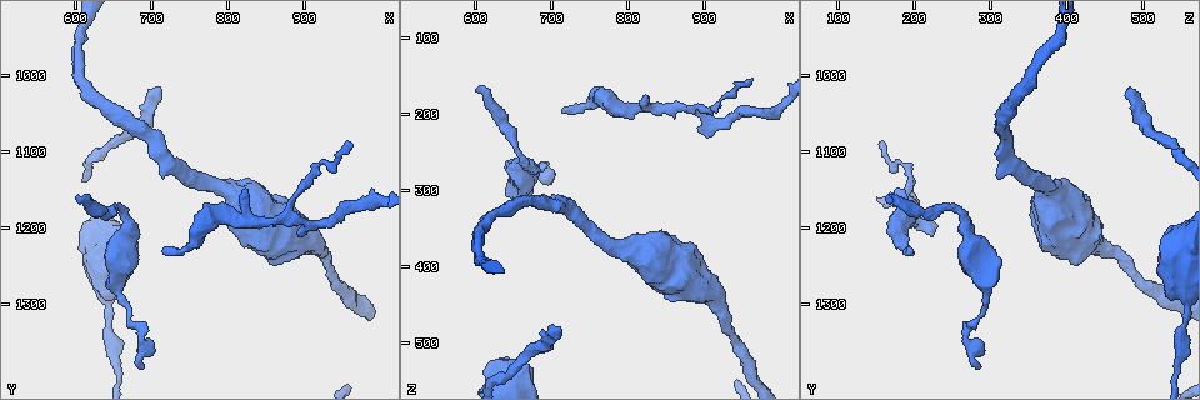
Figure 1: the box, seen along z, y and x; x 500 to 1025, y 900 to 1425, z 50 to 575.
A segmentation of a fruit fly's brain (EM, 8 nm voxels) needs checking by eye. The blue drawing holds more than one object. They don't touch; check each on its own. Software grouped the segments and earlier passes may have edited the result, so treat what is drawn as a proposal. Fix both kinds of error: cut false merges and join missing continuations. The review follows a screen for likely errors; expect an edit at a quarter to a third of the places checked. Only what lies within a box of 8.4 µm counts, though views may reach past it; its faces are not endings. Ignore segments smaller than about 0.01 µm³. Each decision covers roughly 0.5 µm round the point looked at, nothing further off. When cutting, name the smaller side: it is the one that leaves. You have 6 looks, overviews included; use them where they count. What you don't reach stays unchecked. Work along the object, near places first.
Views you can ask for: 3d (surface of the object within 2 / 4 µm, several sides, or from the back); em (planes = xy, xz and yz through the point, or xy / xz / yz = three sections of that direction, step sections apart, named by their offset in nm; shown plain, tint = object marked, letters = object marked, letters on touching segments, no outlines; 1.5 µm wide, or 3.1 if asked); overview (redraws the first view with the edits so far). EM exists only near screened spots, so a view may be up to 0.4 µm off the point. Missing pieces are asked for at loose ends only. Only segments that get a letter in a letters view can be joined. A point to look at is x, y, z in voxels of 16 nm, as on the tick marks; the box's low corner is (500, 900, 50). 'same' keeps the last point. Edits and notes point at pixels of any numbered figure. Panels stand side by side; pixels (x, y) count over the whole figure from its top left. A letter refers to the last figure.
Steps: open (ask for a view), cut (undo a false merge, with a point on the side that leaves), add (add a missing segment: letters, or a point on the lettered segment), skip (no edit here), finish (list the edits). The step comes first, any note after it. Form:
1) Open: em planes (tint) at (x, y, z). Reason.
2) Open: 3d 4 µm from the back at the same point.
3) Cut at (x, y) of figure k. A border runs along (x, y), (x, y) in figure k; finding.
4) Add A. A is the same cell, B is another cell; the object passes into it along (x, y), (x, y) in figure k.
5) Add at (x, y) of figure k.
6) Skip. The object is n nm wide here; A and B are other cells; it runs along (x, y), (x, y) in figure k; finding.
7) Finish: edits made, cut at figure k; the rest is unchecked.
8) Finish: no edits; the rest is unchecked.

Open: em xy step 8 (letters) at (915, 1230, 450).

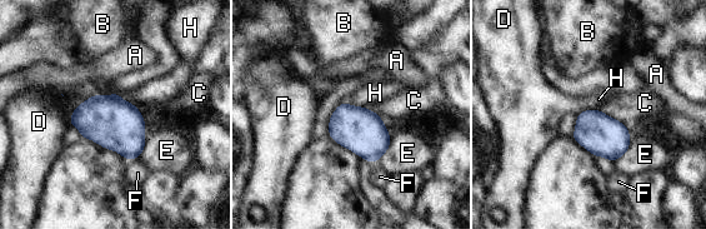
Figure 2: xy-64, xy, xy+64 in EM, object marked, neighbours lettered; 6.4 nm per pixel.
Skip. A, B, C, D, E, F and H are other cells; a border runs along (139, 157), (129, 162) in figure 2; all the same cell.

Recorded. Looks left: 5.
Open: em xy step 8 (tint) at (715, 1230, 190). Free end.

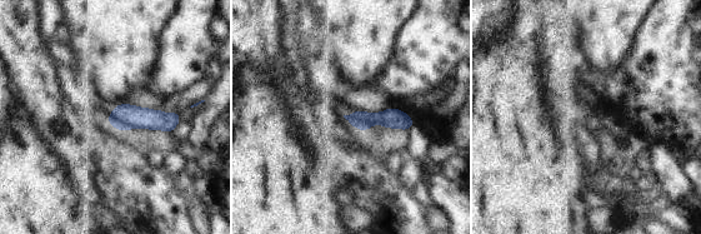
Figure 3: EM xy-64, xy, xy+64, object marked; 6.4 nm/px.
Open: em planes (letters) at the same point. Cut it another way.

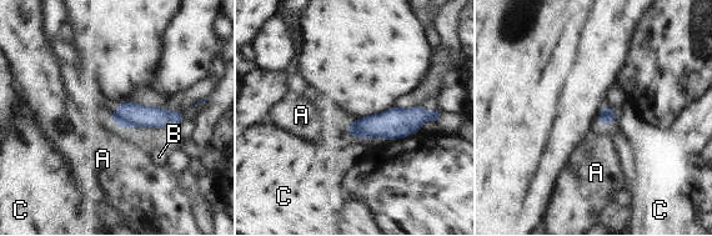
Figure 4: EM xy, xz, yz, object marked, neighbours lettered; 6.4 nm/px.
Skip. A, B and C are other cells; a border runs along (110, 119), (129, 131) in figure 4; none of them fits.

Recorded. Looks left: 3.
Open: 3d 4 µm at (825, 1150, 175). An open end.

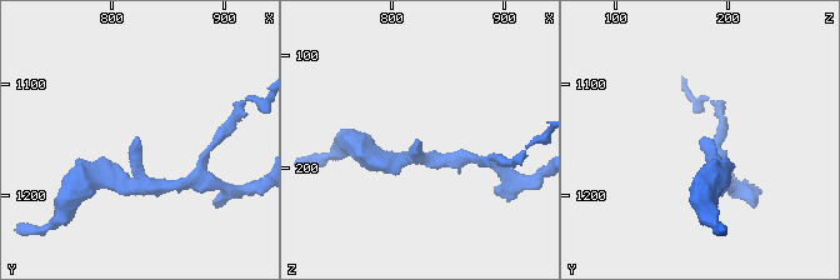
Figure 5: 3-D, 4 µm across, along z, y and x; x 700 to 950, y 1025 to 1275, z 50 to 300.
Open: em xy step 8 (letters) at (822, 1152, 174). Need the tissue.

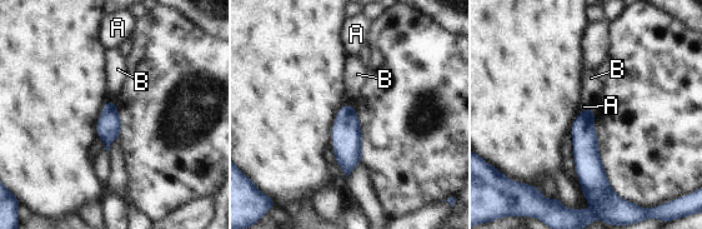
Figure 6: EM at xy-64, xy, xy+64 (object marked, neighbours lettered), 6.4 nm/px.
Skip. A and B are other cells; a border runs along (345, 103), (354, 106) in figure 6; none of them fits.

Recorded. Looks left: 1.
Finish: no edits; the rest is unchecked.

